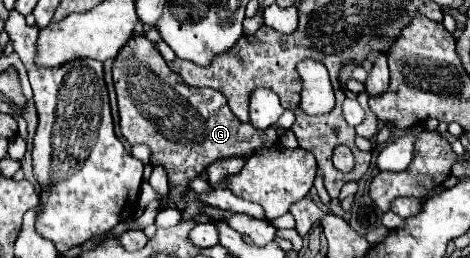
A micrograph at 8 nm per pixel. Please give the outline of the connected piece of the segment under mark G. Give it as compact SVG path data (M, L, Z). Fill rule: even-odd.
M132 36L118 52L112 64L114 88L118 96L120 128L130 144L148 144L152 150L152 166L160 164L168 172L168 182L174 186L172 202L188 190L188 182L200 176L208 164L230 156L248 156L260 147L278 143L273 127L256 130L252 124L242 124L228 108L226 98L212 88L190 88L174 74L160 52L146 36ZM160 80L176 94L162 94Z

